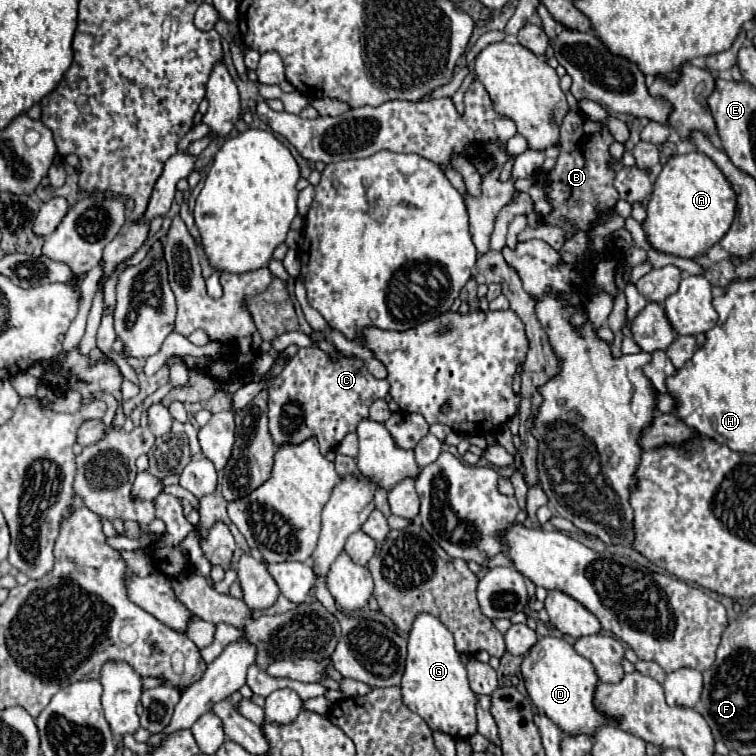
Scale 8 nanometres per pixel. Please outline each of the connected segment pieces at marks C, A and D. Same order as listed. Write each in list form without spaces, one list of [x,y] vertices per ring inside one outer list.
[[[309,346],[301,348],[297,356],[283,366],[283,372],[273,378],[267,390],[269,390],[269,432],[275,444],[299,444],[315,436],[319,440],[321,452],[327,454],[343,440],[347,432],[355,432],[357,424],[363,418],[367,418],[369,406],[377,398],[385,398],[389,394],[389,382],[375,378],[367,370],[365,362],[355,356],[345,356],[343,352],[337,352],[337,358],[331,358],[319,346]]]
[[[703,152],[671,156],[655,180],[643,230],[659,252],[697,258],[717,244],[735,218],[737,194],[717,164]]]
[[[557,636],[539,638],[529,654],[523,658],[521,674],[527,694],[539,708],[539,712],[545,712],[547,718],[553,720],[567,734],[593,734],[599,726],[609,722],[601,712],[593,708],[593,690],[597,684],[593,664],[577,654],[577,650],[567,640]]]

